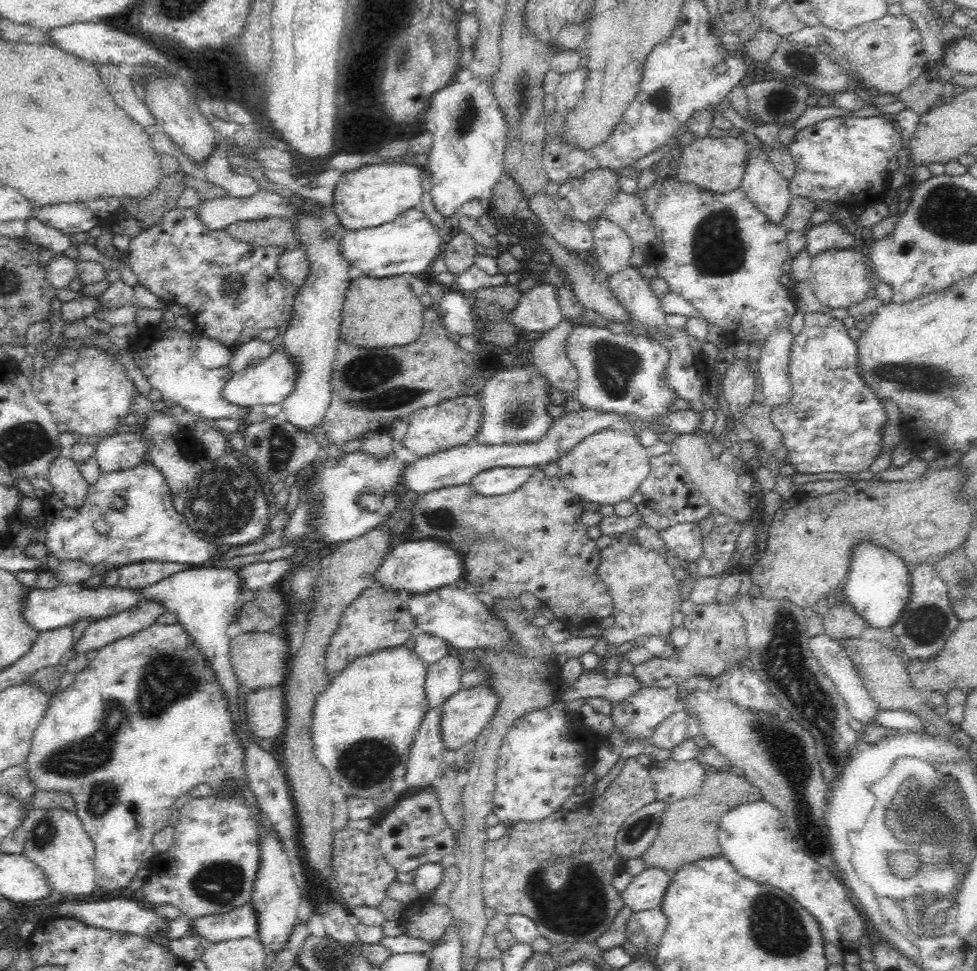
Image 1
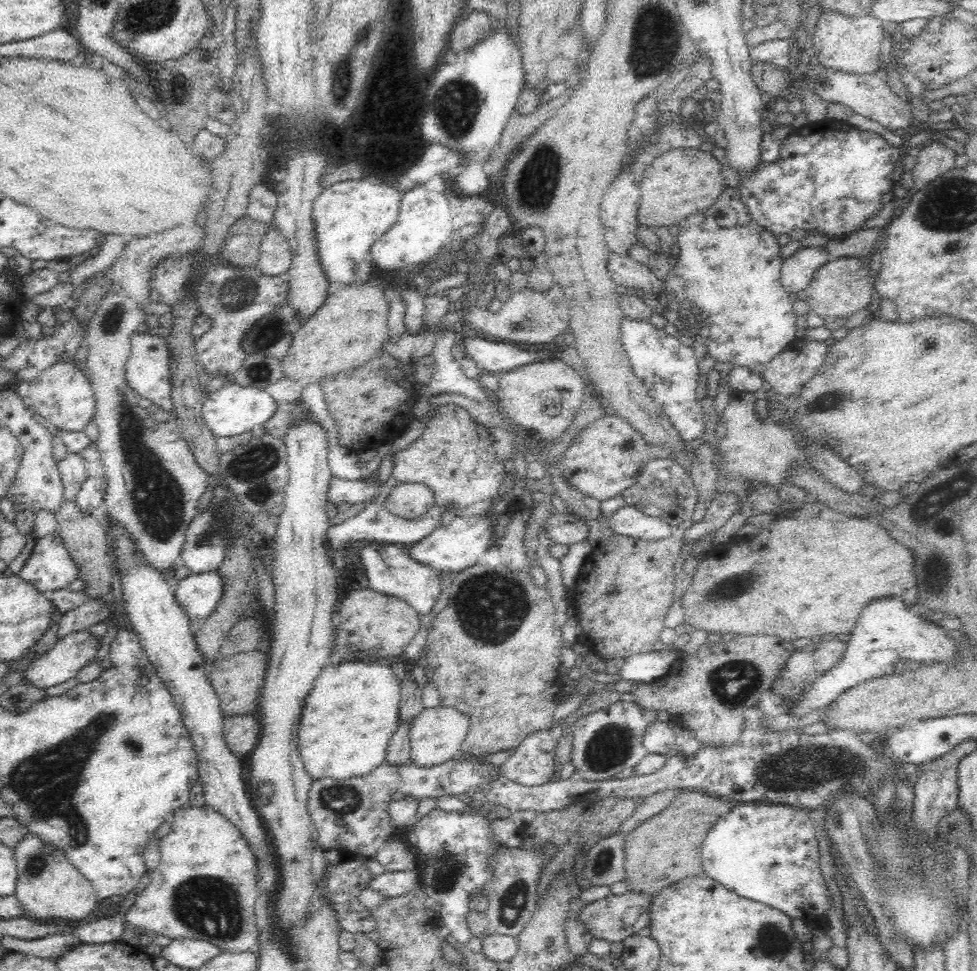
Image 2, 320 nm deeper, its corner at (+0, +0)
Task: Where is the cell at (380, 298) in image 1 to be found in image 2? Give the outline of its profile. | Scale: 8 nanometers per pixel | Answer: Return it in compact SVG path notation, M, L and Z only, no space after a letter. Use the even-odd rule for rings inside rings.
M362 282L340 287L294 333L290 348L282 358L284 376L292 380L320 382L330 374L338 374L365 366L372 361L382 344L388 341L388 308L384 299L387 283Z

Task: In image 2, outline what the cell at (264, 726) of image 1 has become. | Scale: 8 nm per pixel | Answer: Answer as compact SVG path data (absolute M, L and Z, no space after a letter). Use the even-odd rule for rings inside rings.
M259 713L228 716L223 724L223 735L229 749L237 756L244 757L261 739Z

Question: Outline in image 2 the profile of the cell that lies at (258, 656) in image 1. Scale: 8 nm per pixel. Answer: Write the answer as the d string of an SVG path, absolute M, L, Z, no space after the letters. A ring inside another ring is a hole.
M256 650L246 653L240 652L240 654L224 657L222 660L217 660L214 663L214 668L207 674L208 683L214 687L214 693L220 699L220 710L224 716L252 714L258 711L261 690L267 676L268 665L268 652L263 653Z

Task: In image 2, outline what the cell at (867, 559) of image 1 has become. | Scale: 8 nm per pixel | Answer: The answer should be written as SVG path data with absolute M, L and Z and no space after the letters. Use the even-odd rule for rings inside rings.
M887 596L868 604L847 637L847 649L843 657L829 671L819 675L814 683L804 691L798 704L792 708L790 716L805 716L808 712L829 705L845 690L862 682L895 674L898 661L914 660L914 663L950 662L958 658L955 640L948 637L947 630L925 620L924 615L912 613L898 596Z

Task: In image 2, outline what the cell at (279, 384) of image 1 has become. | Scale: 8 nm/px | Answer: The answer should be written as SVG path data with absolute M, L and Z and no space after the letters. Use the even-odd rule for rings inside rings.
M235 382L227 383L220 390L210 393L206 397L201 418L216 438L219 436L236 436L236 434L253 431L264 426L265 422L270 420L274 414L278 404L265 389L238 386Z

